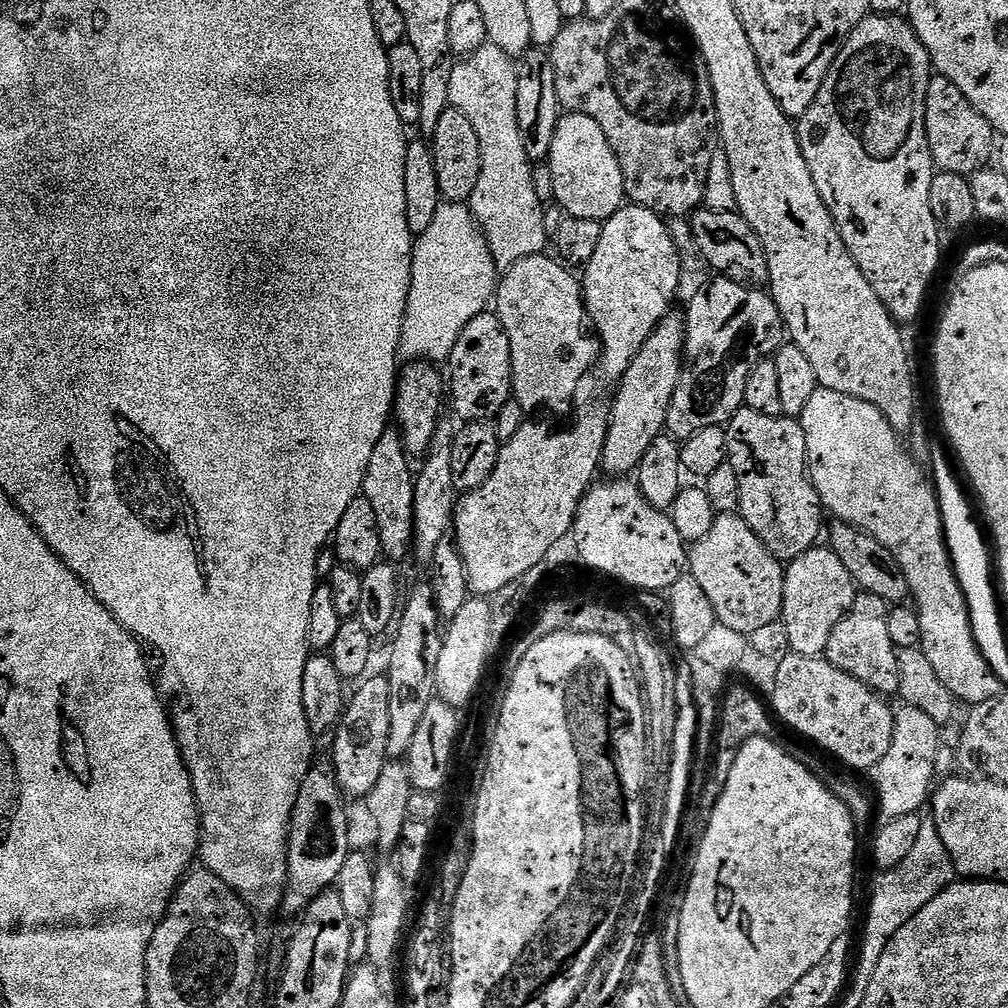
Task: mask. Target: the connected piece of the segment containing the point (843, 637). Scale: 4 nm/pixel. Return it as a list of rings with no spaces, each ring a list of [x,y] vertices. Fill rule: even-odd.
[[[867,594],[857,595],[850,611],[840,619],[838,626],[830,634],[826,653],[831,664],[858,678],[858,682],[877,694],[896,694],[900,690],[900,657],[887,629],[889,611],[889,605],[882,598]]]

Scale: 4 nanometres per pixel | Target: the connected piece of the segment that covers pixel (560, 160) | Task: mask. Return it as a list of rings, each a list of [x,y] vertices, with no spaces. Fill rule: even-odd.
[[[569,108],[555,113],[557,124],[546,164],[552,170],[555,203],[572,218],[603,223],[626,199],[627,184],[595,121]]]

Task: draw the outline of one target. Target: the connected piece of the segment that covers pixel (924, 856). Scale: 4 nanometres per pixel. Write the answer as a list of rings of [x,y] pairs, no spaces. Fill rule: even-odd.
[[[930,816],[923,817],[916,843],[907,858],[898,867],[879,871],[872,886],[869,916],[886,917],[892,924],[892,931],[897,933],[902,925],[924,909],[934,898],[953,883],[956,871],[949,851],[938,834],[936,821]]]

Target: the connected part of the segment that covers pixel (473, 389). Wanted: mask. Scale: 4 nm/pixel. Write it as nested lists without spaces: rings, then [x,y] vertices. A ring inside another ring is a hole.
[[[477,310],[470,318],[466,318],[448,348],[447,368],[446,396],[448,392],[448,404],[458,421],[491,421],[508,395],[506,338],[495,312]]]

